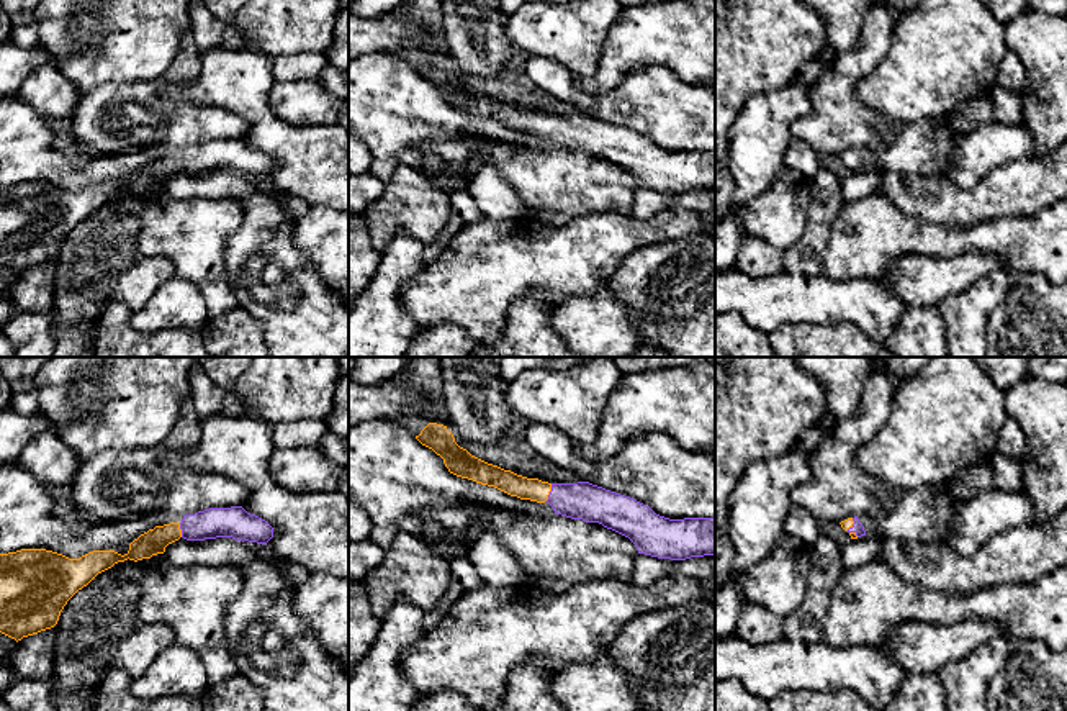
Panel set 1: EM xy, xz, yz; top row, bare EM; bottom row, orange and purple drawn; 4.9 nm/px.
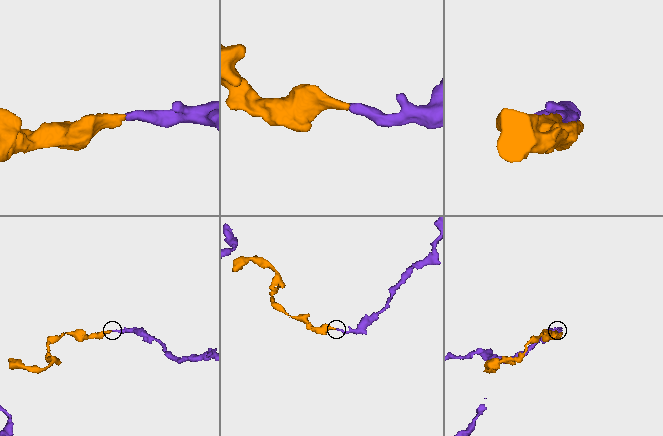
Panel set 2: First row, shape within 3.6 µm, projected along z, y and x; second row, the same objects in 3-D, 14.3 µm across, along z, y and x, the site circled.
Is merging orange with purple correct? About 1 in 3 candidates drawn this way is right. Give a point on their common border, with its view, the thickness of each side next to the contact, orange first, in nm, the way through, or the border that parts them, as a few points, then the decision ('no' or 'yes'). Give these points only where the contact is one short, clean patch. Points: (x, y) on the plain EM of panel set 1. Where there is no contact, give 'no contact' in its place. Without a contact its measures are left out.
meets orange in xz at (550, 123); 110 nm thick on the orange side, 190 nm on the other; runs through xz (516, 118), (550, 123), (568, 133), (583, 133); yes

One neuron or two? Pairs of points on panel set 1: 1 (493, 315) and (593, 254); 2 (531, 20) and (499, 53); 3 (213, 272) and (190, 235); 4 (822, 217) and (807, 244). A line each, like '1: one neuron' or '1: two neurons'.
1: one neuron
2: two neurons
3: one neuron
4: one neuron

